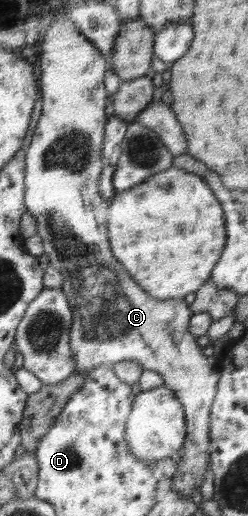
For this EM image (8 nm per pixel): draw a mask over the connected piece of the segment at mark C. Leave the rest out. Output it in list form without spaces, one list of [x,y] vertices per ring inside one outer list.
[[[54,18],[44,40],[37,45],[37,50],[36,67],[40,74],[41,87],[39,92],[43,98],[42,115],[25,154],[24,205],[26,212],[30,212],[36,220],[36,235],[42,238],[49,266],[58,269],[64,278],[61,289],[66,294],[73,316],[70,348],[76,360],[74,370],[78,374],[89,373],[100,364],[138,360],[146,370],[161,374],[163,385],[176,393],[186,416],[184,454],[176,458],[177,470],[172,489],[180,499],[191,500],[192,494],[201,490],[206,470],[211,467],[208,454],[210,412],[220,378],[218,358],[204,356],[202,348],[196,342],[197,337],[188,332],[189,320],[194,313],[183,298],[158,300],[150,296],[128,276],[128,272],[110,252],[107,229],[109,202],[100,196],[98,190],[107,122],[105,106],[108,92],[104,84],[108,67],[106,60],[77,27],[65,18]]]

